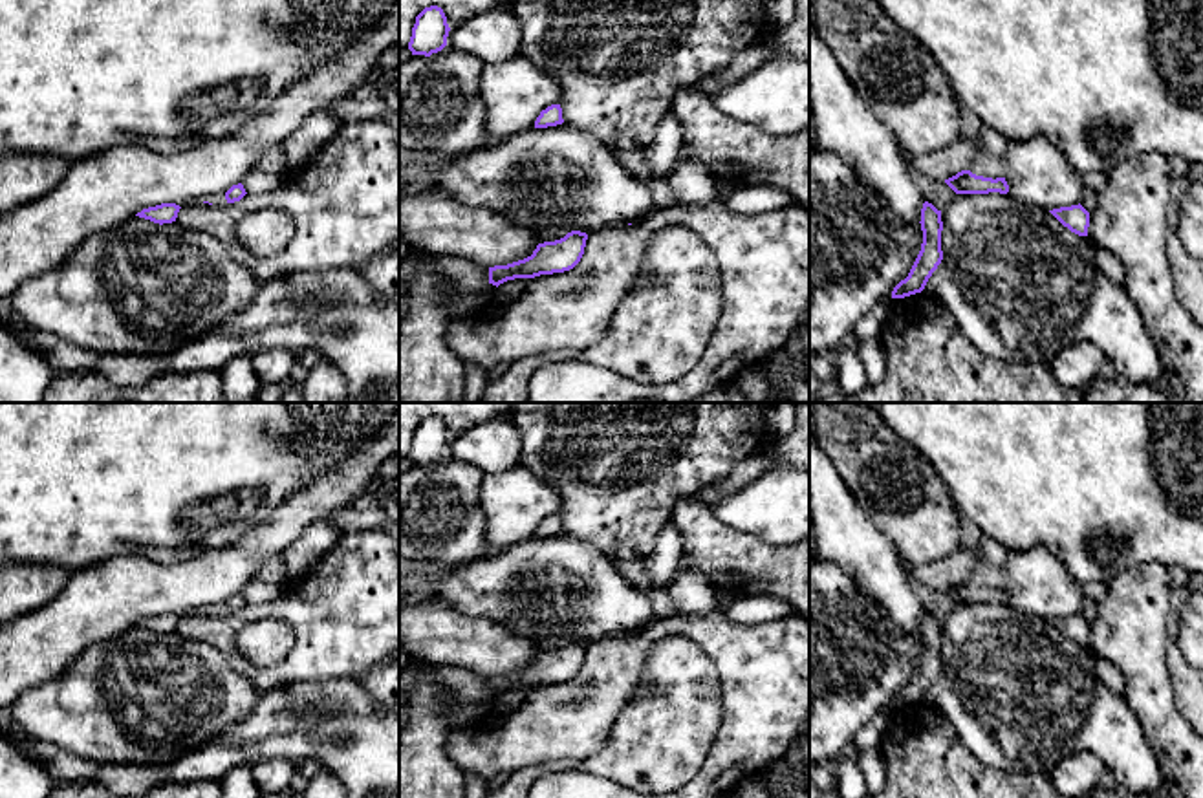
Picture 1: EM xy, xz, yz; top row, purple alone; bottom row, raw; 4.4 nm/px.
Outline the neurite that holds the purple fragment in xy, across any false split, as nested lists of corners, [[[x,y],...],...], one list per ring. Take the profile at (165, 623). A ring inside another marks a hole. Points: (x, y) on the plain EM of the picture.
[[[161,613],[161,615],[156,615],[156,617],[143,619],[135,626],[163,635],[163,633],[176,631],[179,619],[181,617],[176,615],[176,613]]]

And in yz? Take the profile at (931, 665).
[[[925,611],[921,619],[921,641],[923,653],[921,661],[905,690],[901,690],[894,701],[892,708],[905,708],[916,703],[921,703],[943,670],[941,661],[941,620],[937,620],[932,613]]]

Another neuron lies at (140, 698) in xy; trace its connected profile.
[[[132,626],[86,648],[57,677],[22,692],[9,710],[22,734],[81,758],[161,765],[245,717],[260,696],[220,650],[178,631],[159,635]]]

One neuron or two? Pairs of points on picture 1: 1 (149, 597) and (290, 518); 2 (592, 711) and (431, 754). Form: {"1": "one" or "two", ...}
{"1": "one", "2": "two"}

